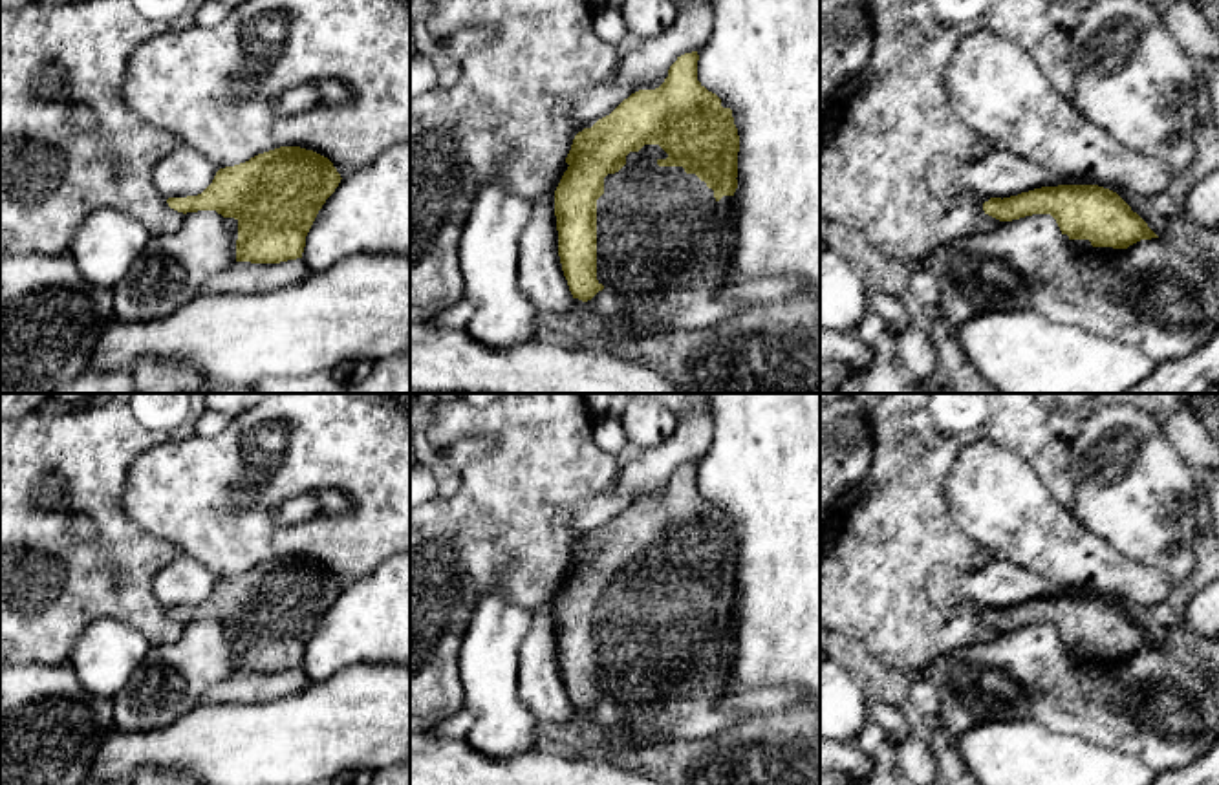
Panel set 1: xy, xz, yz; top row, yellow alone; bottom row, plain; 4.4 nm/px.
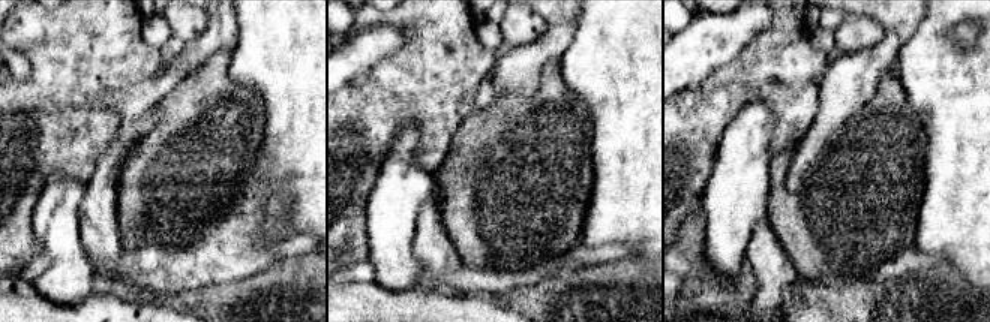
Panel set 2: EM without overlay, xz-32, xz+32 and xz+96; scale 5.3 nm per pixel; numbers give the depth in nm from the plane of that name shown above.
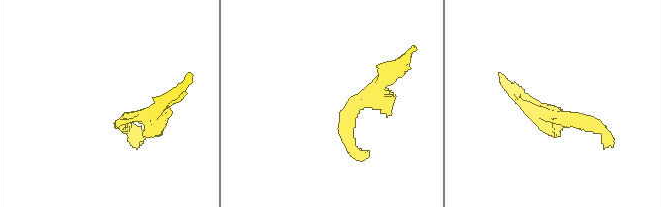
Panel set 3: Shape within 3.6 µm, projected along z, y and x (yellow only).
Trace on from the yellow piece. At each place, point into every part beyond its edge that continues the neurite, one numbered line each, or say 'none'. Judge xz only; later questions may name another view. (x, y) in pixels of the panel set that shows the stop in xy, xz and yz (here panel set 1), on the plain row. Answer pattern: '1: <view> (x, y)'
1: xz (652, 630)

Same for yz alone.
1: yz (1084, 655)

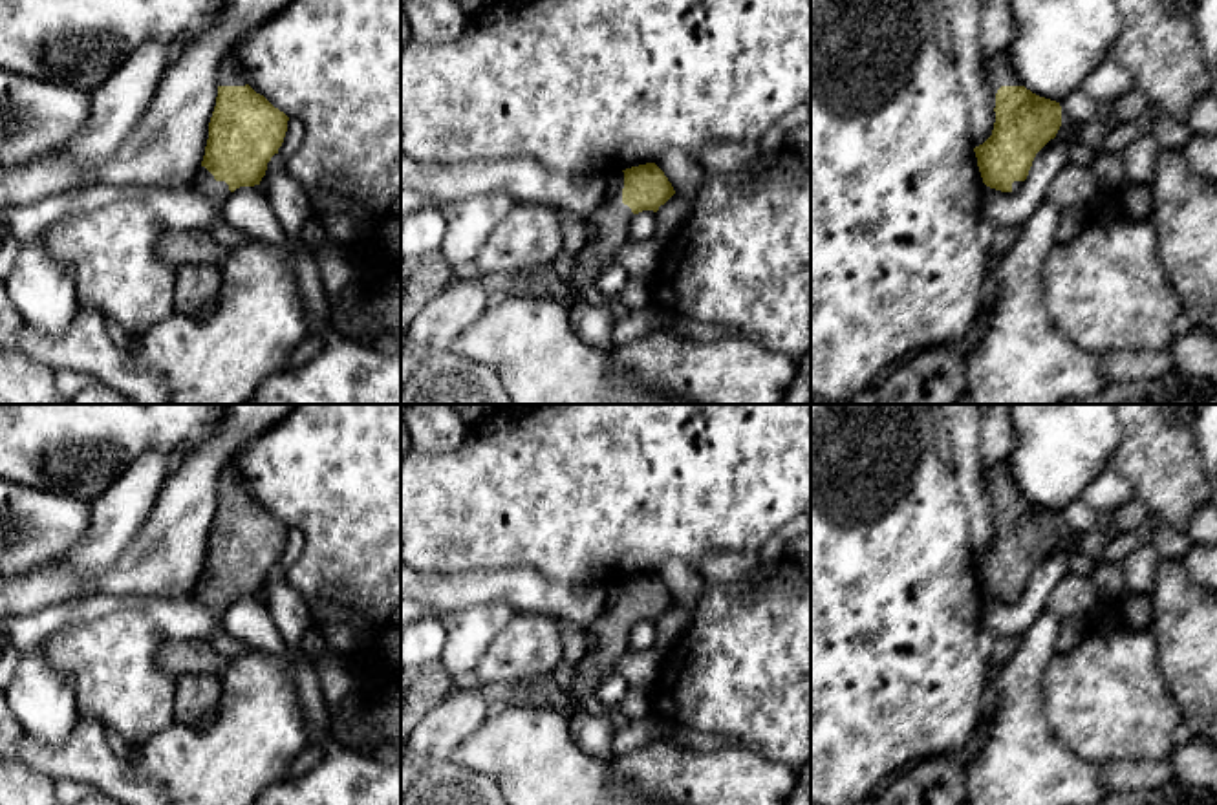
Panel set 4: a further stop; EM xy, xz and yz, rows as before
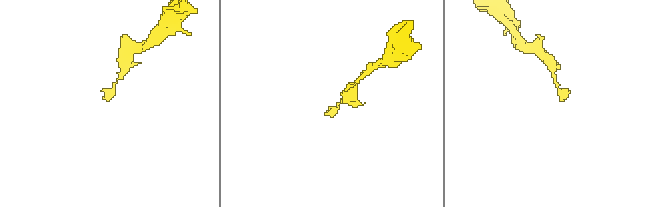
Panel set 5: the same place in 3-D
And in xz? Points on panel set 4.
1: xz (612, 628)

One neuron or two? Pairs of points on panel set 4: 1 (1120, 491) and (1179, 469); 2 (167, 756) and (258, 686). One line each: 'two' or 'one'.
1: two
2: one

